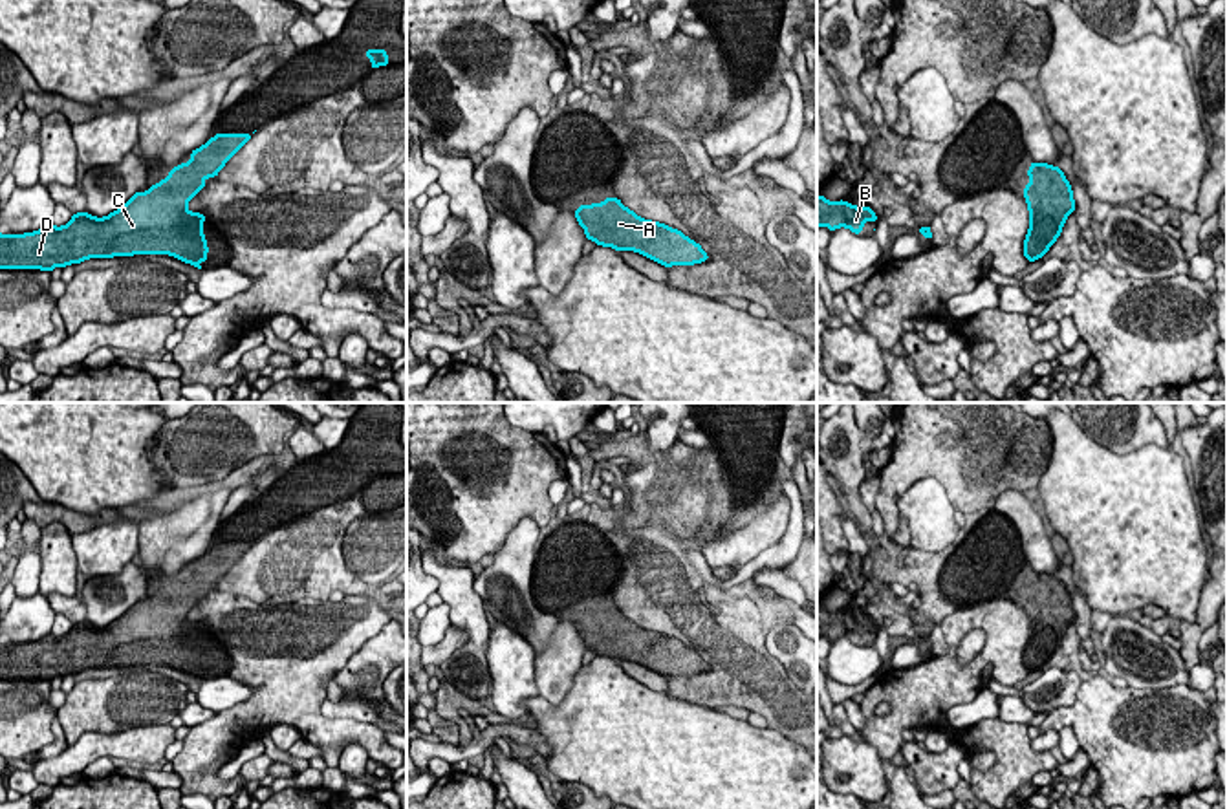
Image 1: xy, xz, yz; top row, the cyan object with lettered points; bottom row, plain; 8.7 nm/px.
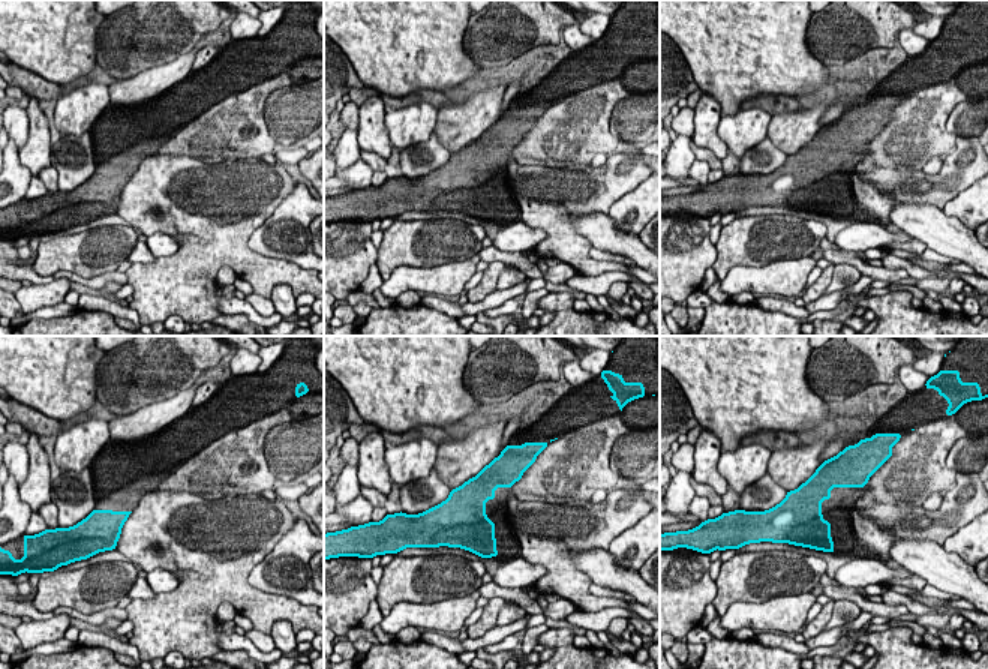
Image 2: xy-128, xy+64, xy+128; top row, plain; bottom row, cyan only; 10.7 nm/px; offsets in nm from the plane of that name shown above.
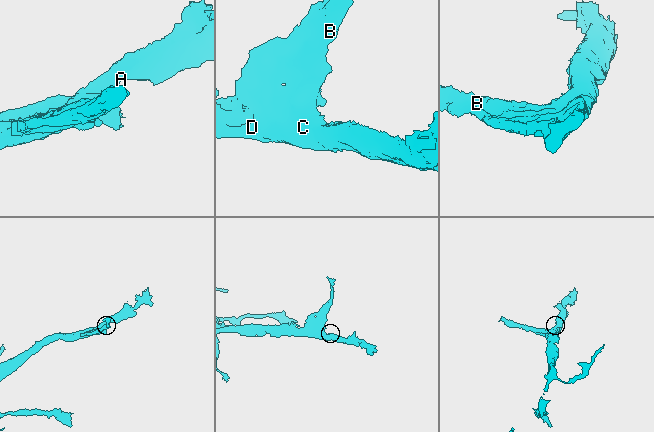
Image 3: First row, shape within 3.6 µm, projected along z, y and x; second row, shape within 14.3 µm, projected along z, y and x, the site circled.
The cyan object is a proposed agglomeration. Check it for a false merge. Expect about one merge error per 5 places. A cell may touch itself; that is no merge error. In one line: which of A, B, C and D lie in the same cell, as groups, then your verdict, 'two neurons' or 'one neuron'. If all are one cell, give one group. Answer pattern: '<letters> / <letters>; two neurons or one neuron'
A B C D; one neuron

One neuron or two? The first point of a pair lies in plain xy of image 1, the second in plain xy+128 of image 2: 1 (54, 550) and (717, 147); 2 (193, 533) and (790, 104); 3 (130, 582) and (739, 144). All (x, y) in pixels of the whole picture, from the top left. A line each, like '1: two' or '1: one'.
1: one
2: two
3: two

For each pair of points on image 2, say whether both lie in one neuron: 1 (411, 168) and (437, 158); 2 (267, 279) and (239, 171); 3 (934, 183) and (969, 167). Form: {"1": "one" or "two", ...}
{"1": "one", "2": "one", "3": "one"}

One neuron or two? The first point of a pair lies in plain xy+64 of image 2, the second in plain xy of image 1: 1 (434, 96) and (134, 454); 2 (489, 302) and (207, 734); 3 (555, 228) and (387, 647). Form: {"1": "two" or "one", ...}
{"1": "two", "2": "two", "3": "two"}

